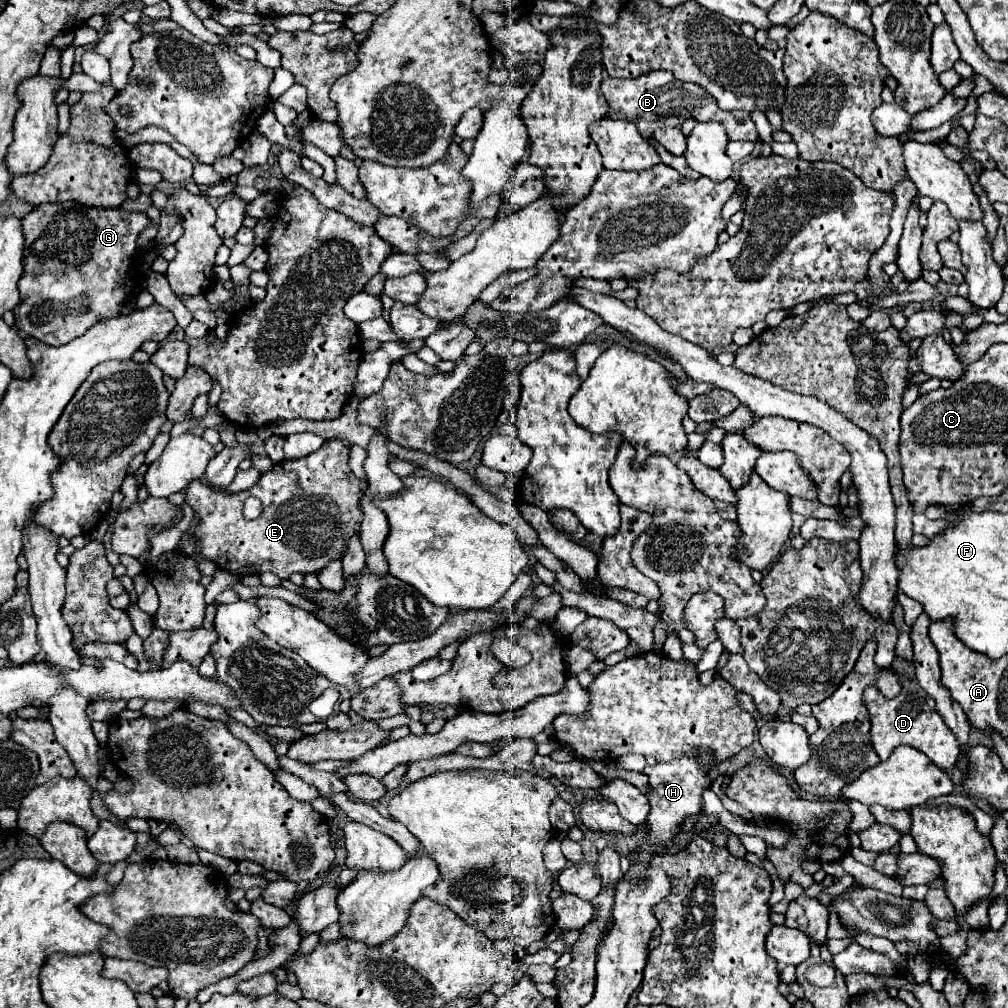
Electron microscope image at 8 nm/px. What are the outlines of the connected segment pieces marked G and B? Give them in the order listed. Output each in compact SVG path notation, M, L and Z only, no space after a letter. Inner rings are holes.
M76 202L44 204L22 218L24 232L24 272L18 282L20 304L14 310L16 328L44 344L62 346L82 336L98 320L114 318L120 306L142 282L138 266L138 234L150 224L144 212L124 212L120 208L84 208Z
M654 70L646 76L638 76L636 80L626 78L606 78L602 80L602 92L608 100L608 116L622 118L634 122L638 132L644 138L650 138L656 128L680 128L684 120L696 118L698 122L720 122L726 128L728 140L756 140L758 130L744 110L722 110L716 100L698 84L694 82L680 82L670 72Z

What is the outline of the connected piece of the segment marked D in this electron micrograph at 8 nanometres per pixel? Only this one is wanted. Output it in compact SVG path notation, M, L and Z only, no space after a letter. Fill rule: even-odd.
M868 688L864 692L862 702L866 704L870 714L870 726L872 726L870 740L880 760L886 760L894 748L904 744L924 752L942 770L956 766L960 756L960 742L956 740L954 732L944 724L944 720L936 712L924 712L922 706L910 698L910 694L902 692L896 698L888 700L888 698L882 698L880 692L876 692L876 688Z

